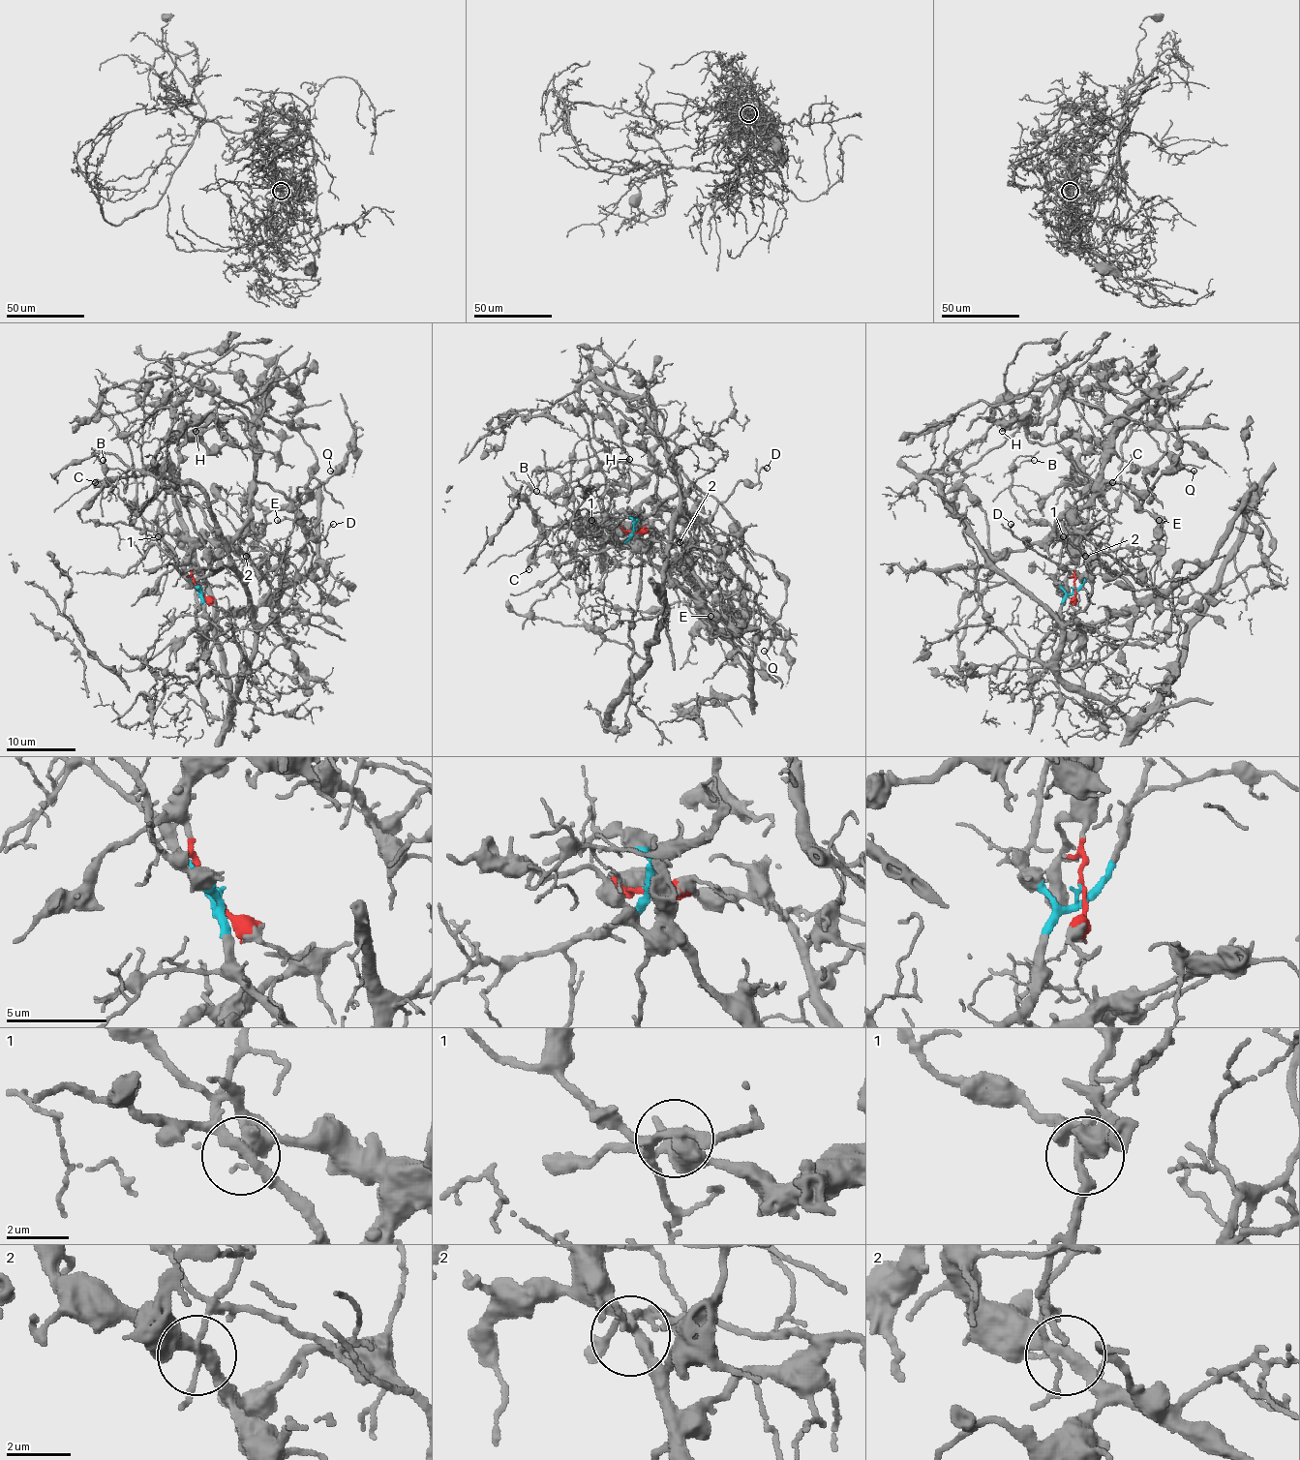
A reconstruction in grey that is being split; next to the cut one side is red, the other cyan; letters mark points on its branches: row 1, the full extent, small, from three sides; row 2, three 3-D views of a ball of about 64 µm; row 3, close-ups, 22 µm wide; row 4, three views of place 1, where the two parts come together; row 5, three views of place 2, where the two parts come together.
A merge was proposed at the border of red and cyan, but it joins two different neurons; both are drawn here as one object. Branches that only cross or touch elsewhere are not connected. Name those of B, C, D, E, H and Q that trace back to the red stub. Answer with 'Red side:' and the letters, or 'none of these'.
Red side: E, H, Q

